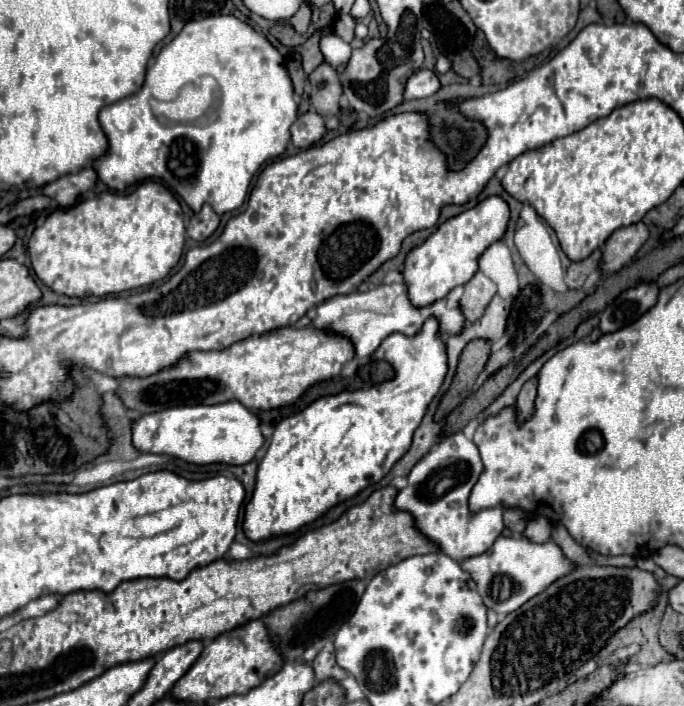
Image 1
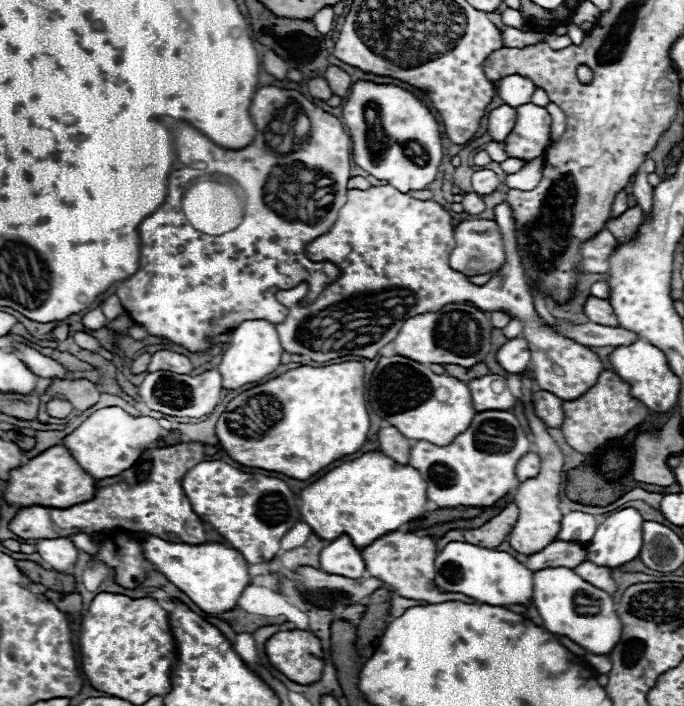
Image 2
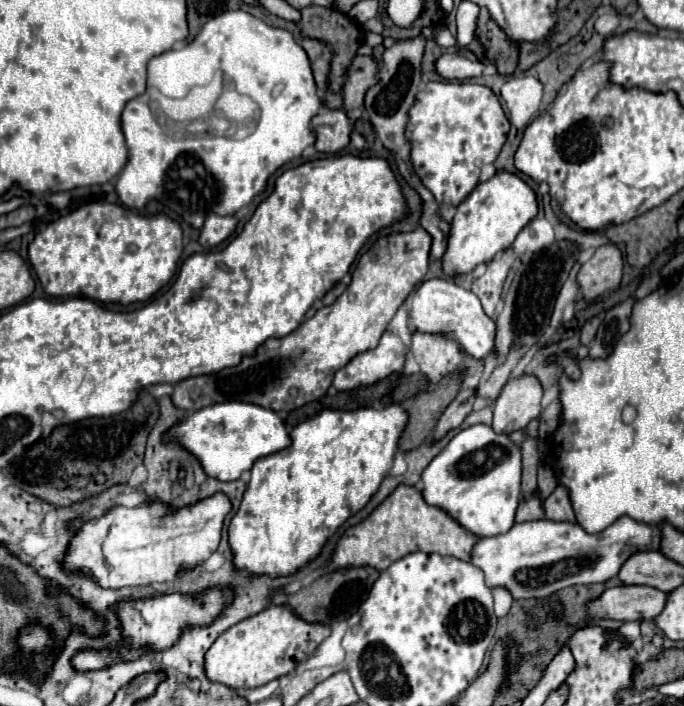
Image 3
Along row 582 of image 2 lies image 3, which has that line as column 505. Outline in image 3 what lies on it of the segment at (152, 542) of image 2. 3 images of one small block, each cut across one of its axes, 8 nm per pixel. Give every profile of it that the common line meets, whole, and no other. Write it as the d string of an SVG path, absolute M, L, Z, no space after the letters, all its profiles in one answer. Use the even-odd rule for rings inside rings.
M494 174L458 206L454 220L450 222L448 246L442 256L442 270L446 276L458 276L472 272L478 264L490 262L496 254L504 252L518 232L538 214L538 202L534 190L516 174Z

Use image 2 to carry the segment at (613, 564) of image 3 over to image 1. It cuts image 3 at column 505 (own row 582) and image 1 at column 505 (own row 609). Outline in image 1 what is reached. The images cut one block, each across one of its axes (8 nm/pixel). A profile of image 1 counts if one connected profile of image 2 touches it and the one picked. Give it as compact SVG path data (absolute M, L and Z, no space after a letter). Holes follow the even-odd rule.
M500 536L492 548L488 548L488 552L482 552L478 556L470 556L464 558L460 562L460 566L472 574L472 578L478 584L478 592L484 600L484 604L498 612L498 614L510 614L516 608L520 608L522 604L526 604L530 598L538 596L540 592L544 592L550 584L554 584L556 580L564 578L566 574L574 572L578 568L576 562L572 562L570 558L564 556L562 548L548 540L544 544L532 542L526 536Z

